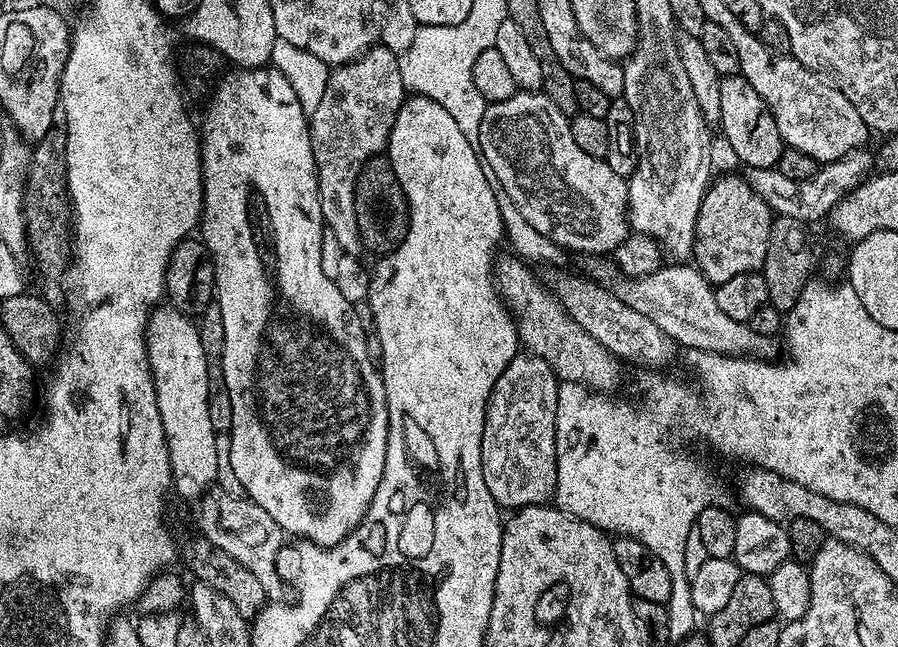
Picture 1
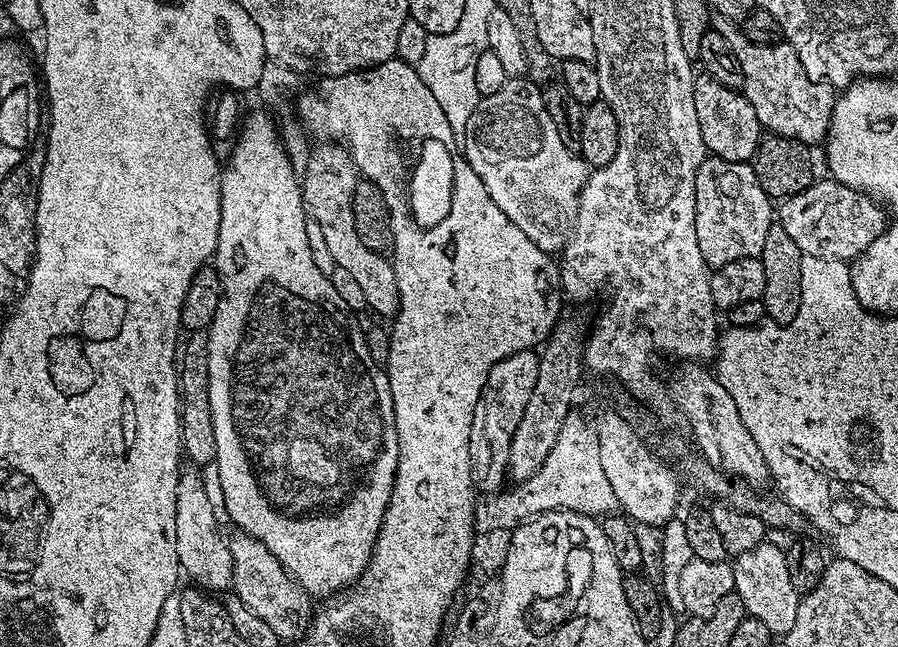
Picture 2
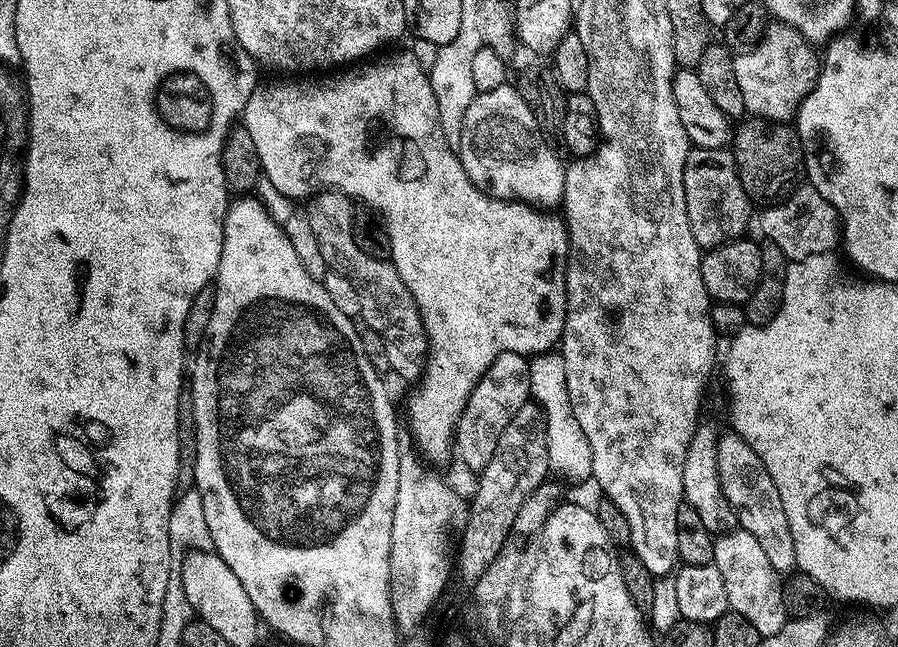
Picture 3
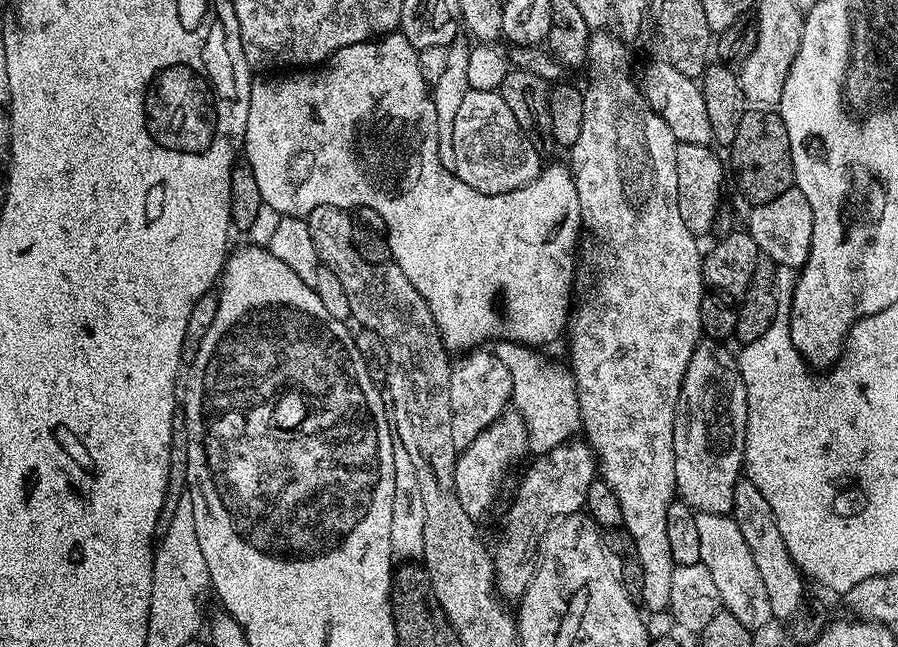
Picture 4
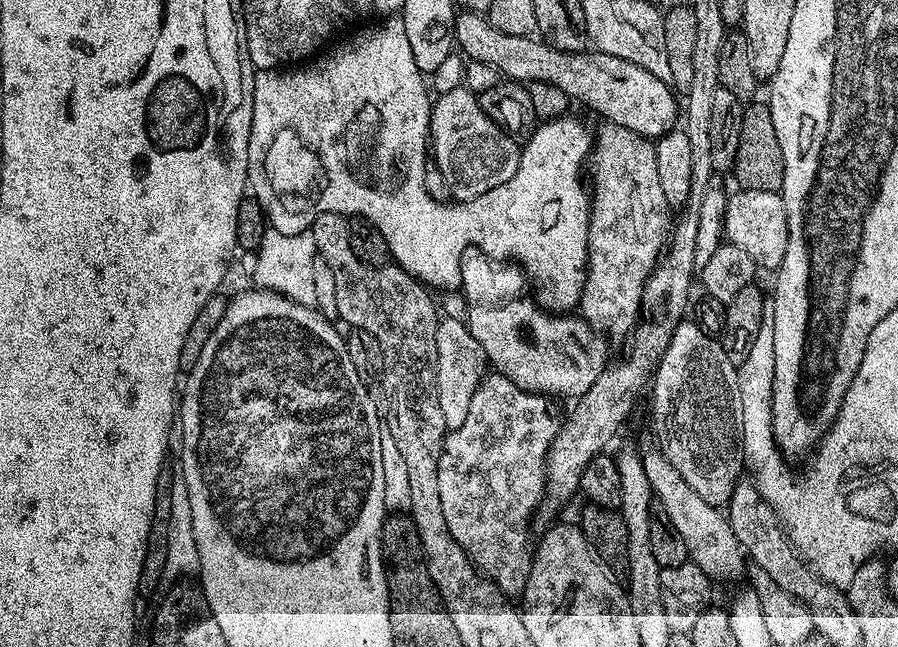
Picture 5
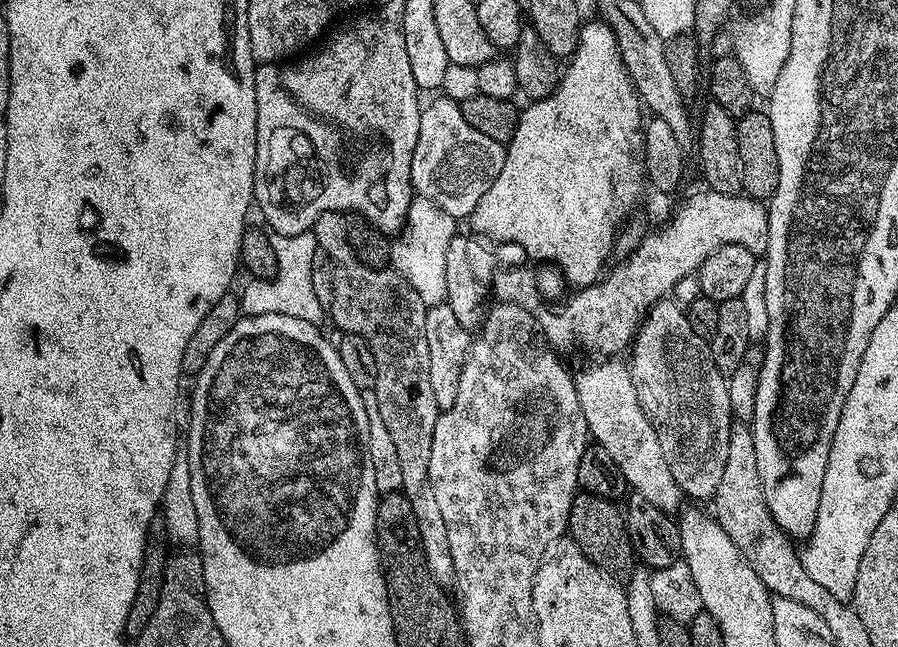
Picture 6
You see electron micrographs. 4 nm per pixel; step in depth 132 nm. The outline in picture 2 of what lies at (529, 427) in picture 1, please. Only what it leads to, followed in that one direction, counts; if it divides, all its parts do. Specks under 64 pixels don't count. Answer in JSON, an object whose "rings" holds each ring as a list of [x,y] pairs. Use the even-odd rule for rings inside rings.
{"rings":[[[535,351],[519,352],[502,358],[490,370],[478,398],[476,413],[470,426],[470,462],[472,463],[472,483],[481,493],[496,494],[506,481],[508,470],[508,451],[512,441],[512,431],[522,420],[522,410],[534,382],[538,382],[539,355]]]}

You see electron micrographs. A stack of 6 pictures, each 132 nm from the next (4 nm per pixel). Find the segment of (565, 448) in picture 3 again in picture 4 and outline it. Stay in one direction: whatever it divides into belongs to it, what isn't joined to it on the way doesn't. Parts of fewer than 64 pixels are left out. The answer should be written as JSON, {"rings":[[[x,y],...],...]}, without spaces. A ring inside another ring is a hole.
{"rings":[[[507,338],[499,339],[492,351],[511,371],[512,406],[527,426],[528,447],[533,455],[548,453],[558,445],[567,443],[581,431],[578,391],[569,371],[546,362],[535,353],[535,349]]]}

